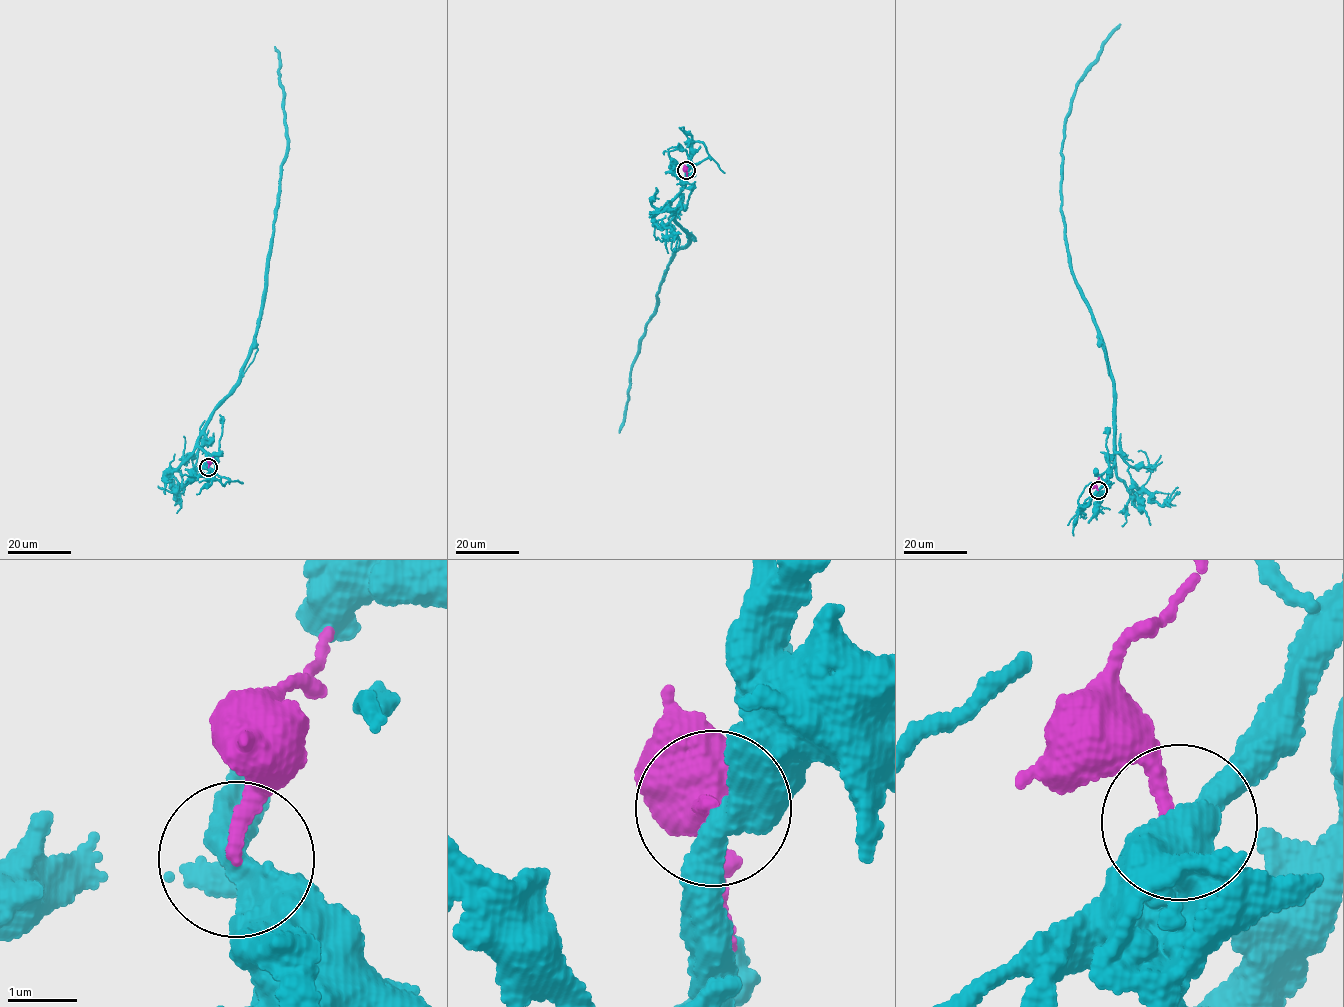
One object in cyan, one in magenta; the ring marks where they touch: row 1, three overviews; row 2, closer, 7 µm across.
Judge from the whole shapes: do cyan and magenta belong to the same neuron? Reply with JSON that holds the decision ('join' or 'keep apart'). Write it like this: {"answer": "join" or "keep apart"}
{"answer": "keep apart"}

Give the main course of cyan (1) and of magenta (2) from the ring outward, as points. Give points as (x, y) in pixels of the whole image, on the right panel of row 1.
1: (1098, 490), (1114, 463), (1116, 402), (1103, 342), (1068, 251), (1061, 208), (1061, 149), (1076, 83), (1120, 24)
2: (1098, 490), (1095, 483), (1098, 477)

